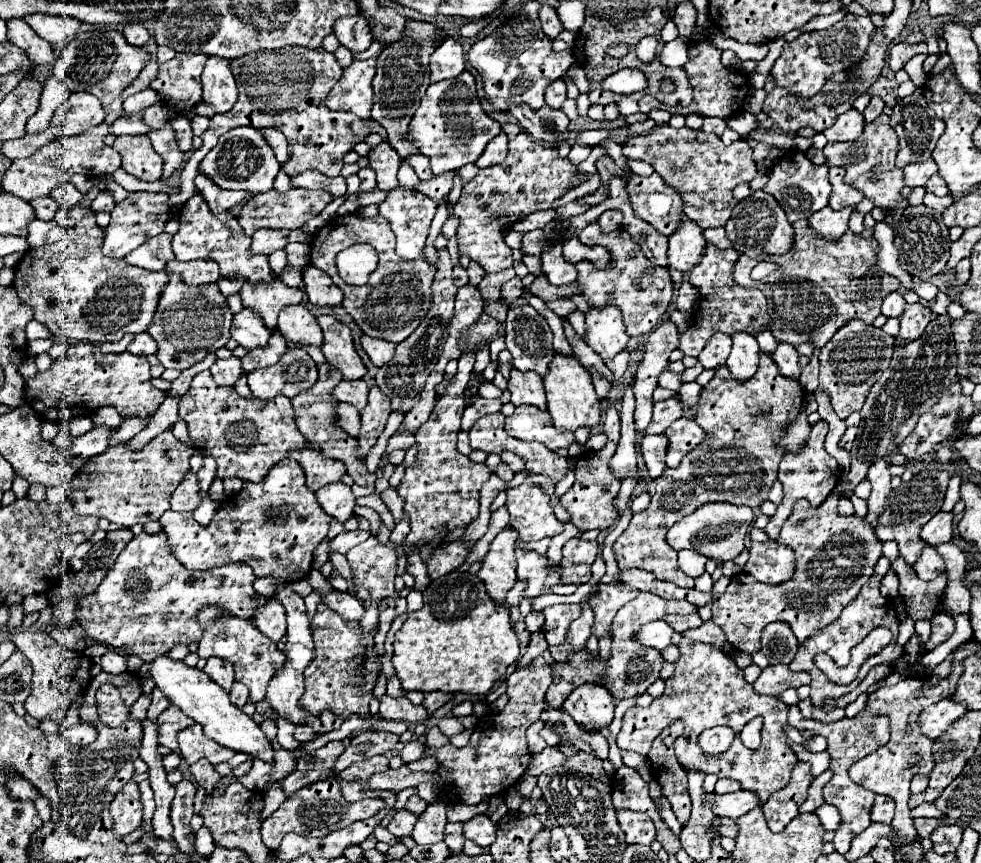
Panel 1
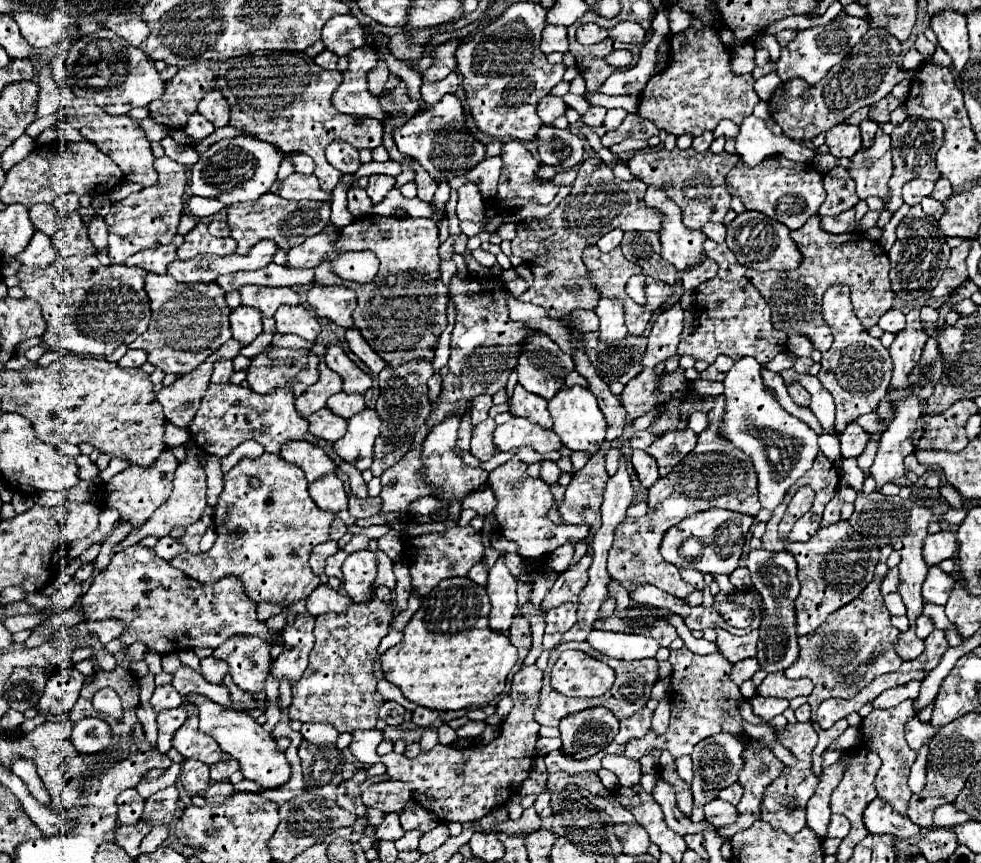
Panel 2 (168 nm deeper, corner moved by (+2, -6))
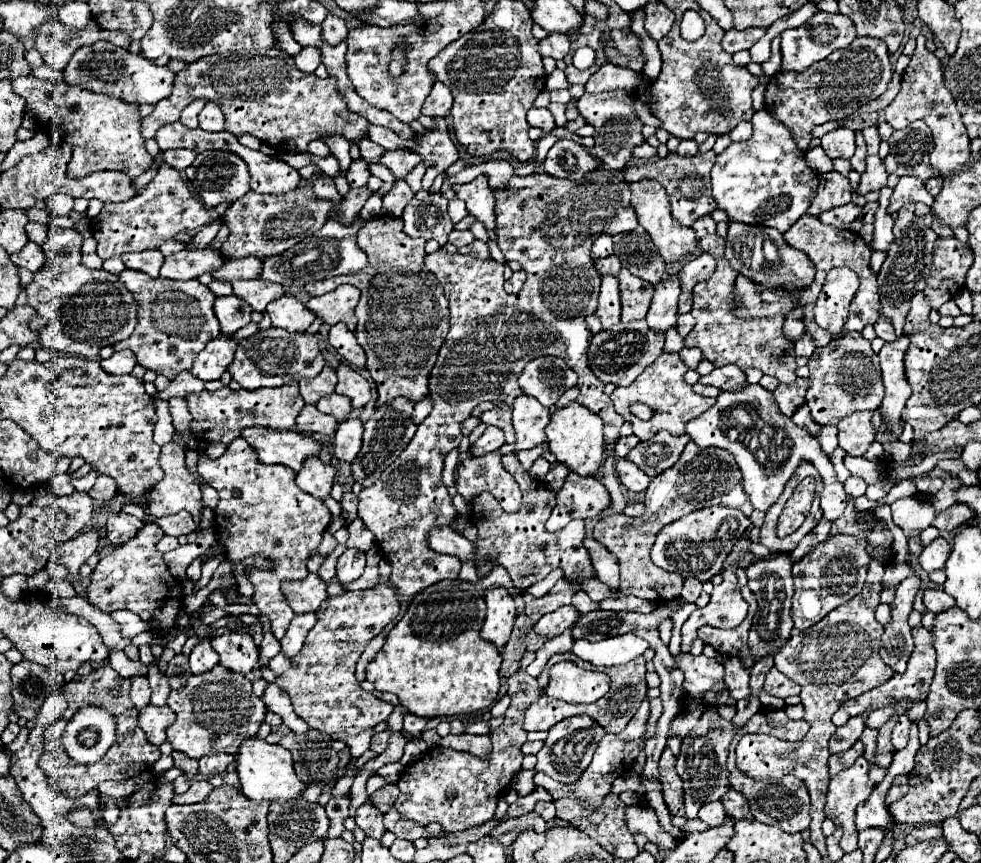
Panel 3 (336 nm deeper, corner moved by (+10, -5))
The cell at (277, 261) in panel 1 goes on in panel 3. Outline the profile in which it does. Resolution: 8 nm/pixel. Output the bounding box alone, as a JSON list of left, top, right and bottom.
[212,257,260,281]

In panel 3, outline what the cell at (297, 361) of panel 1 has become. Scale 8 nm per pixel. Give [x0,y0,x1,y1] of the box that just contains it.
[228,327,324,391]

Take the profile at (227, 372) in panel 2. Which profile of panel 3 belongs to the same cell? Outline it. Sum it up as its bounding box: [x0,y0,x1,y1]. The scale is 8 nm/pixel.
[190,333,236,381]

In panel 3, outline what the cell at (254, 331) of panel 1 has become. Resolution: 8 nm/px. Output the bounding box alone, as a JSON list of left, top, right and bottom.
[214,295,252,333]

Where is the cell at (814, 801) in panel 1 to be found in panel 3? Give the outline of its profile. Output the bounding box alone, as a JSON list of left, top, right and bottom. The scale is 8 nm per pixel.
[828,741,864,775]

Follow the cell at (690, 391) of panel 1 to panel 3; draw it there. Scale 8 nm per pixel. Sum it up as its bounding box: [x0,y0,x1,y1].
[686,385,850,521]

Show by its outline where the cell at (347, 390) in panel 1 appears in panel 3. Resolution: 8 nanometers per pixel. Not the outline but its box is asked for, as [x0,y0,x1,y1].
[316,393,352,421]

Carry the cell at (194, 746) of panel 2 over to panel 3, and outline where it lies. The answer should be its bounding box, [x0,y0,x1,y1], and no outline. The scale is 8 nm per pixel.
[166,665,266,759]

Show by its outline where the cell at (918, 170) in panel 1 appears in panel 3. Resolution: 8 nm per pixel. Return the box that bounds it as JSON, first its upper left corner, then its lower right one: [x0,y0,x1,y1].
[888,177,934,213]

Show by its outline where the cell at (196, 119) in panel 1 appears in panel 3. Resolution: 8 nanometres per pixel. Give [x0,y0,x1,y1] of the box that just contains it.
[180,99,206,129]

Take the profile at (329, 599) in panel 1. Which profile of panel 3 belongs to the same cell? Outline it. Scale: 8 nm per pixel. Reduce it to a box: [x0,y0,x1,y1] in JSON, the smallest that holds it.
[282,575,328,613]

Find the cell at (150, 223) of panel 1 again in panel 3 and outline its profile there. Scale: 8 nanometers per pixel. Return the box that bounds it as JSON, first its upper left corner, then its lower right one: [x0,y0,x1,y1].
[92,165,210,259]

